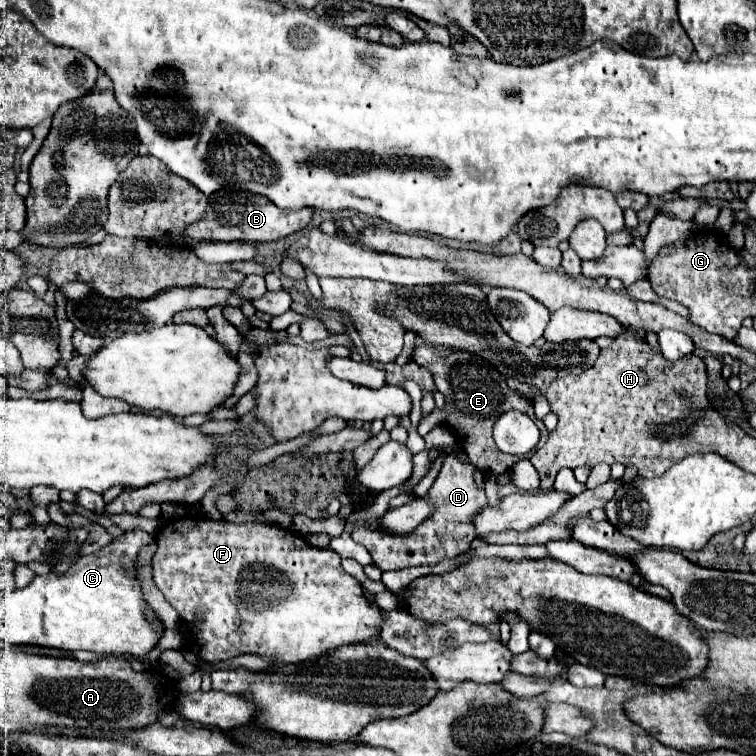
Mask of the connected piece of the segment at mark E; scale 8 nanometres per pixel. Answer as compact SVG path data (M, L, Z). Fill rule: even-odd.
M420 344L420 346L414 348L412 360L432 372L436 390L442 392L444 398L446 398L444 408L436 408L436 410L432 410L428 416L424 416L420 420L418 434L426 436L434 426L446 426L446 428L450 428L454 432L458 444L464 448L468 460L484 474L488 502L496 502L498 500L496 478L502 472L508 472L518 460L530 458L532 454L510 456L510 454L500 452L496 448L494 440L492 440L492 428L494 428L496 420L500 418L500 414L504 414L508 410L520 410L520 412L528 414L536 422L536 426L540 426L540 442L546 442L548 430L542 424L542 420L538 420L534 416L532 402L526 400L526 398L522 398L518 392L510 390L508 384L506 384L506 380L502 378L502 374L496 368L492 368L492 364L488 364L484 358L480 358L480 356L476 356L472 352L446 350L446 348L436 348L436 346Z

